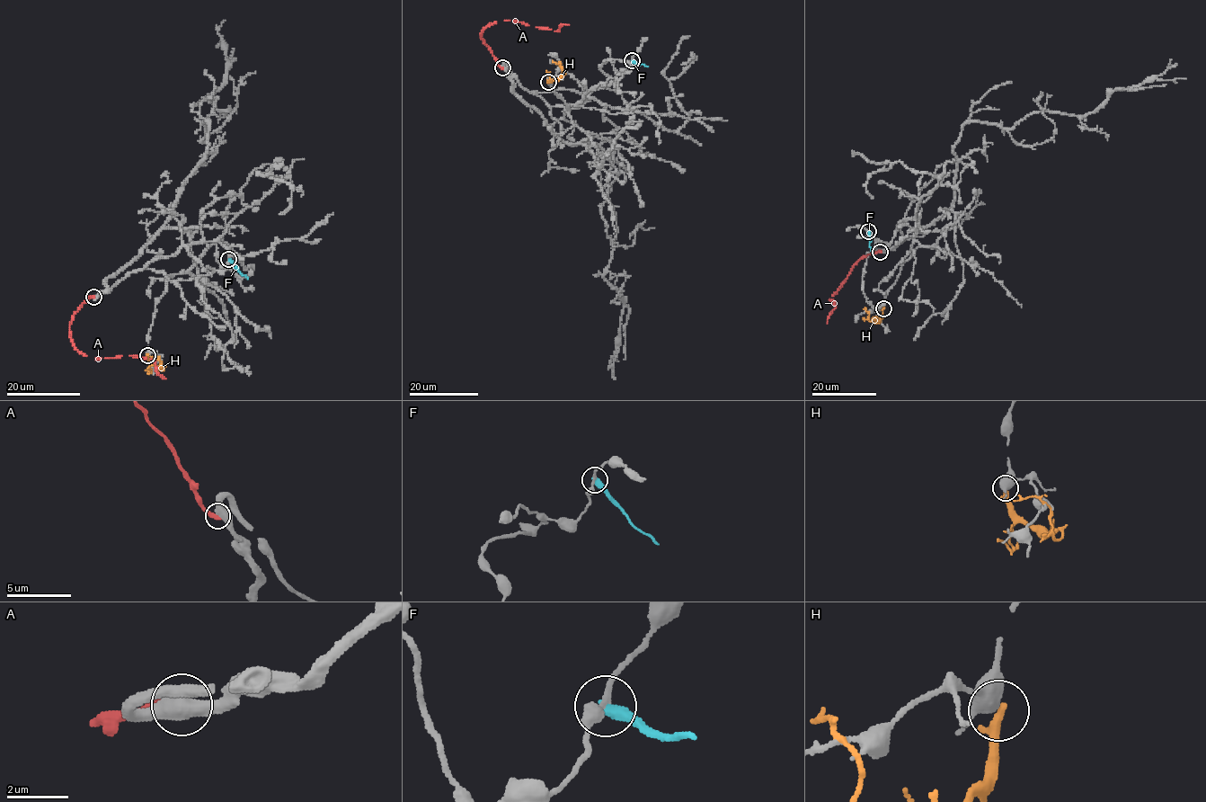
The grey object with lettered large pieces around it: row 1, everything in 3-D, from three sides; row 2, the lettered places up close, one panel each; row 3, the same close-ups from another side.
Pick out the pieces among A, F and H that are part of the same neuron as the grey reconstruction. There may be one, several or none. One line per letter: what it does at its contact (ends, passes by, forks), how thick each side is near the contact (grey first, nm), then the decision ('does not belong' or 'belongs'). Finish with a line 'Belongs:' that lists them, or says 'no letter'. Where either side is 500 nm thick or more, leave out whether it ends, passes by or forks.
A: 500 nm thick on the grey side, 340 nm on the other; belongs
F: it ends there; 200 nm thick on the grey side, 420 nm on the other; does not belong
H: it ends there; 480 nm thick on the grey side, 360 nm on the other; does not belong
Belongs: A

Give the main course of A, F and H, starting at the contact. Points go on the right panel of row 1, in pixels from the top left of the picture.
A: (880, 252), (864, 256), (855, 264), (829, 300), (833, 299), (836, 306), (827, 324)
F: (868, 231), (871, 250)
H: (883, 308), (879, 318), (871, 321), (868, 319), (869, 313), (864, 309)

